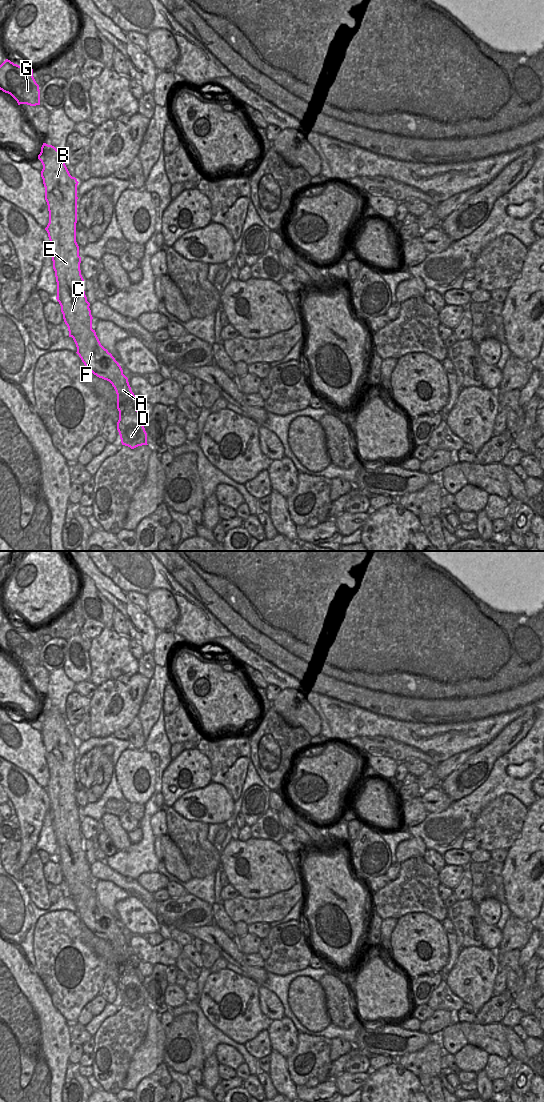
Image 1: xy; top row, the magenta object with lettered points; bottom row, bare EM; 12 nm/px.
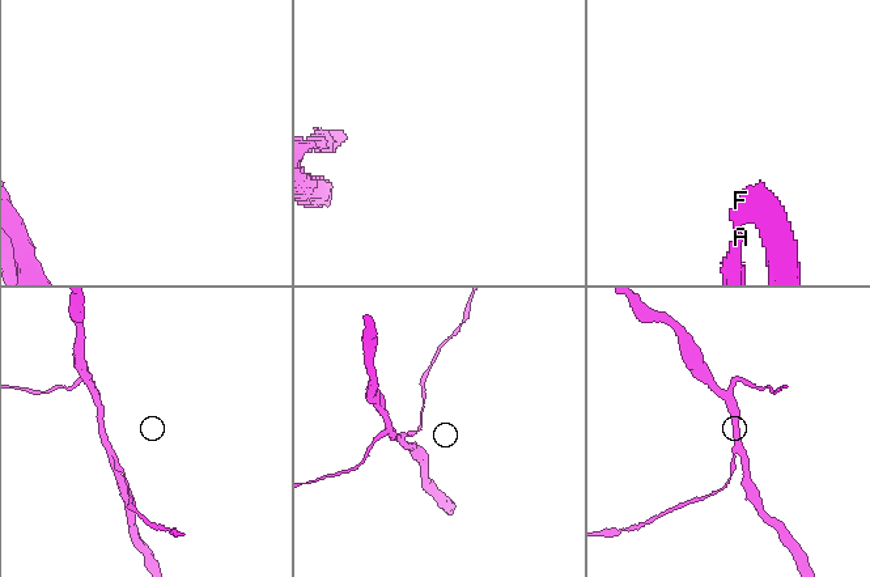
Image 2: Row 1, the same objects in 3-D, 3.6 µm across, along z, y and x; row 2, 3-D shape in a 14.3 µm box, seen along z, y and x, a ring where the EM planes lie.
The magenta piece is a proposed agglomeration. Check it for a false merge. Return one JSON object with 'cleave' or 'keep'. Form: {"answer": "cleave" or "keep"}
{"answer": "keep"}

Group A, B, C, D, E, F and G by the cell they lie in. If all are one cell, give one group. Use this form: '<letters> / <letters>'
A B C D E F G

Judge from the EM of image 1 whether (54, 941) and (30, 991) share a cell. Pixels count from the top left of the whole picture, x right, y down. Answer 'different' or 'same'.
different

